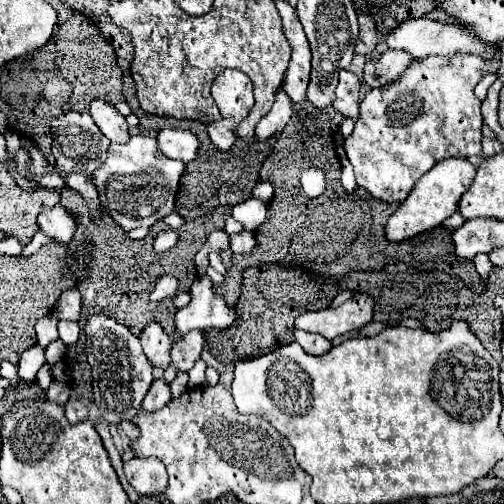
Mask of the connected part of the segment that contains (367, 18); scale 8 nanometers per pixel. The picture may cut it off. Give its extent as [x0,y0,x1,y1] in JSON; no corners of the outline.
[356,11,380,55]

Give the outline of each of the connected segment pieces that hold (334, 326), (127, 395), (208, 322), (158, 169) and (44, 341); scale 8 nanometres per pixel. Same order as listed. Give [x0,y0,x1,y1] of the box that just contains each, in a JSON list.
[[296,293,374,339],[86,315,154,425],[176,273,236,335],[92,135,186,229],[36,315,59,349]]

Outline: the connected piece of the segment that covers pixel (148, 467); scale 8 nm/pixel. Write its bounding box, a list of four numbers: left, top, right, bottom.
[124,457,168,495]

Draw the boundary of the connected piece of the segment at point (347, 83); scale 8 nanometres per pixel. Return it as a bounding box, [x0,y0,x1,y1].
[334,69,360,117]

